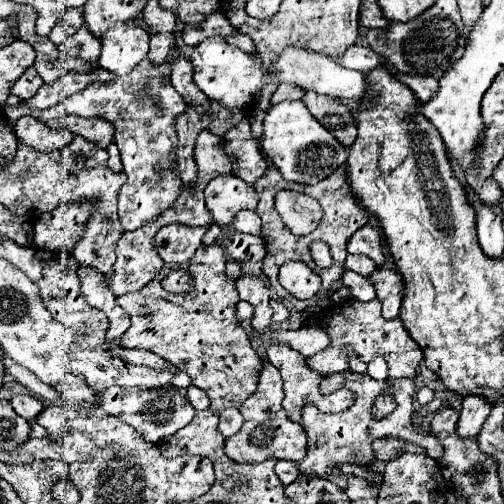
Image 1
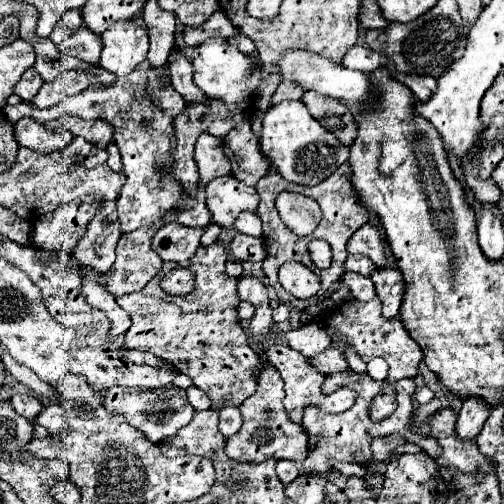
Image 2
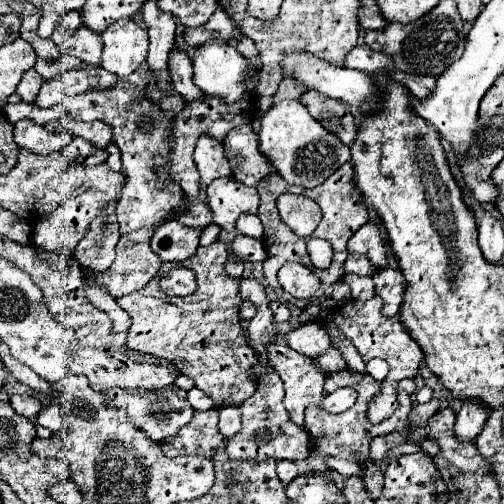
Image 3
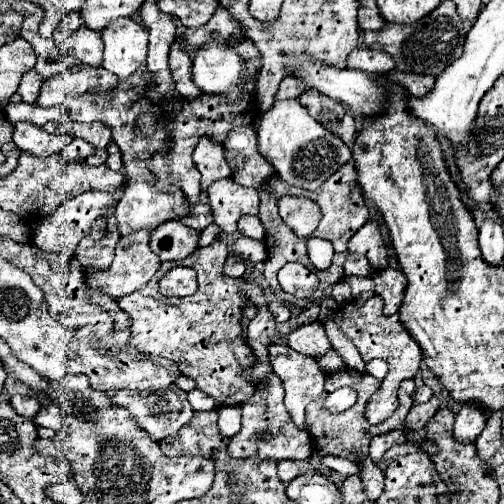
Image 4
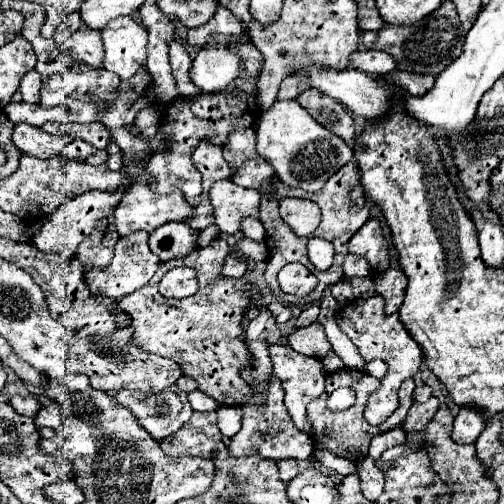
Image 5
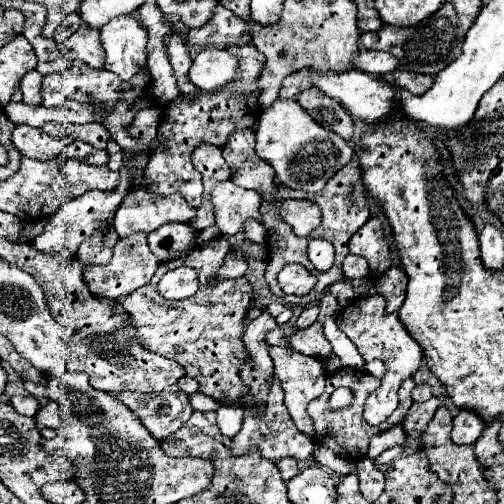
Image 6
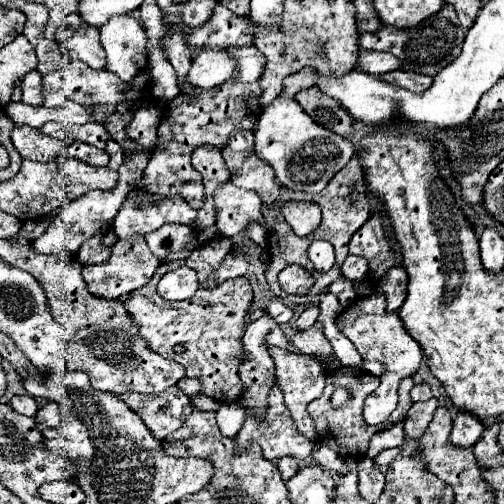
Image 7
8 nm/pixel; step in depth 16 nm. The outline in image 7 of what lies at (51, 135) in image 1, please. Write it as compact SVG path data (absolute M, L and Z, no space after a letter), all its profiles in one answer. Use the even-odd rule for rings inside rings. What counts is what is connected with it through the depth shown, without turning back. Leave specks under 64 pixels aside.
M30 126L14 128L10 138L22 158L36 160L36 162L50 162L64 146L58 140L52 140L50 136L46 136L42 130L30 128Z

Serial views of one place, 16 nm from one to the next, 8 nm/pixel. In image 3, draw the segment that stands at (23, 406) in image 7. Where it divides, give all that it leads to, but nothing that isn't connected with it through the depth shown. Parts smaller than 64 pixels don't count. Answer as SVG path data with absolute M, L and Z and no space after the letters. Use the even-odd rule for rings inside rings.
M12 396L10 404L20 416L26 416L30 420L34 420L36 414L40 412L40 408L42 408L42 404L36 396Z

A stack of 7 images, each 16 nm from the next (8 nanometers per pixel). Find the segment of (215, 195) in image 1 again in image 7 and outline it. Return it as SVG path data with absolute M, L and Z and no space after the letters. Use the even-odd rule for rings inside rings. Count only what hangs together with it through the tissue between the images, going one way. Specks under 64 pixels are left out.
M232 182L220 184L220 188L216 188L214 204L218 210L216 228L224 236L236 236L244 232L250 222L264 226L264 216L260 212L262 200L252 190L240 190Z

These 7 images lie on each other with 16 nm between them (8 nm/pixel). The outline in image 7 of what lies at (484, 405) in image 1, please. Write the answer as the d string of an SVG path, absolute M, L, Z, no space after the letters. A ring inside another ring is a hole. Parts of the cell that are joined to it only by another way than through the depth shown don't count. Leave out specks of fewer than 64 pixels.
M460 412L454 420L454 428L450 434L450 442L458 448L472 448L478 438L484 432L484 424L480 424L480 420L476 420L476 416L468 414L468 412Z

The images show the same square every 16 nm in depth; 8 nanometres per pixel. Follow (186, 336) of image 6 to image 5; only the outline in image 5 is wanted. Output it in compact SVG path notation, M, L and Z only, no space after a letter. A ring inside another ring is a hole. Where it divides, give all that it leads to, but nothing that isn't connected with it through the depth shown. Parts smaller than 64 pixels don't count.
M214 238L206 248L196 248L182 260L198 272L200 288L190 298L168 300L158 294L160 276L172 268L170 262L162 262L140 292L128 294L118 304L132 318L134 342L140 348L176 360L184 374L198 382L200 392L212 396L218 404L244 404L250 396L250 386L244 384L240 370L250 362L250 354L242 340L242 320L250 306L250 294L246 278L220 278L220 262L226 258L228 250L224 238Z

